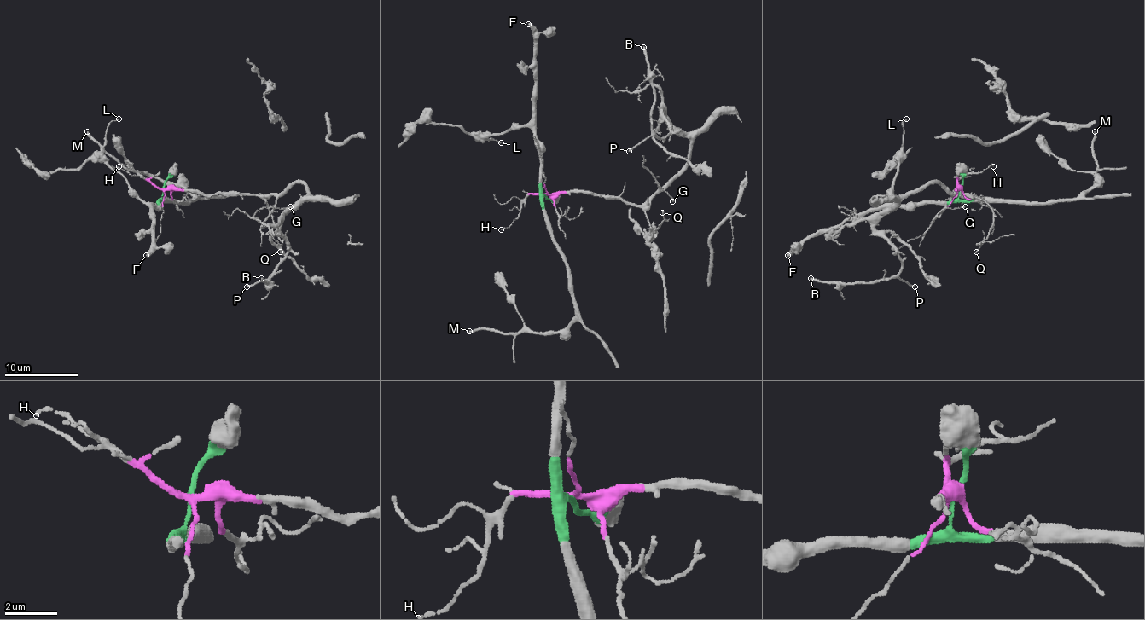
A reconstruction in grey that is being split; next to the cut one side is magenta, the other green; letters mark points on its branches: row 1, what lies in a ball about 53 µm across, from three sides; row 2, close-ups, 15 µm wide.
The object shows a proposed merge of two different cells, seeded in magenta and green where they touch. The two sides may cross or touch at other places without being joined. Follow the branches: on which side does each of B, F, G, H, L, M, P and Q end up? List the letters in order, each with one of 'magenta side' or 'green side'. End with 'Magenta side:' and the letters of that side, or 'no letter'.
B: magenta side
F: green side
G: magenta side
H: magenta side
L: green side
M: green side
P: magenta side
Q: magenta side
Magenta side: B, G, H, P, Q

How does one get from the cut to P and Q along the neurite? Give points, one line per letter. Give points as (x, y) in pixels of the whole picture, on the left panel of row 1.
P: (162, 191), (281, 194), (294, 183), (307, 188), (280, 226), (285, 257), (269, 278), (246, 286)
Q: (162, 191), (259, 194), (270, 211), (281, 243), (280, 252)

